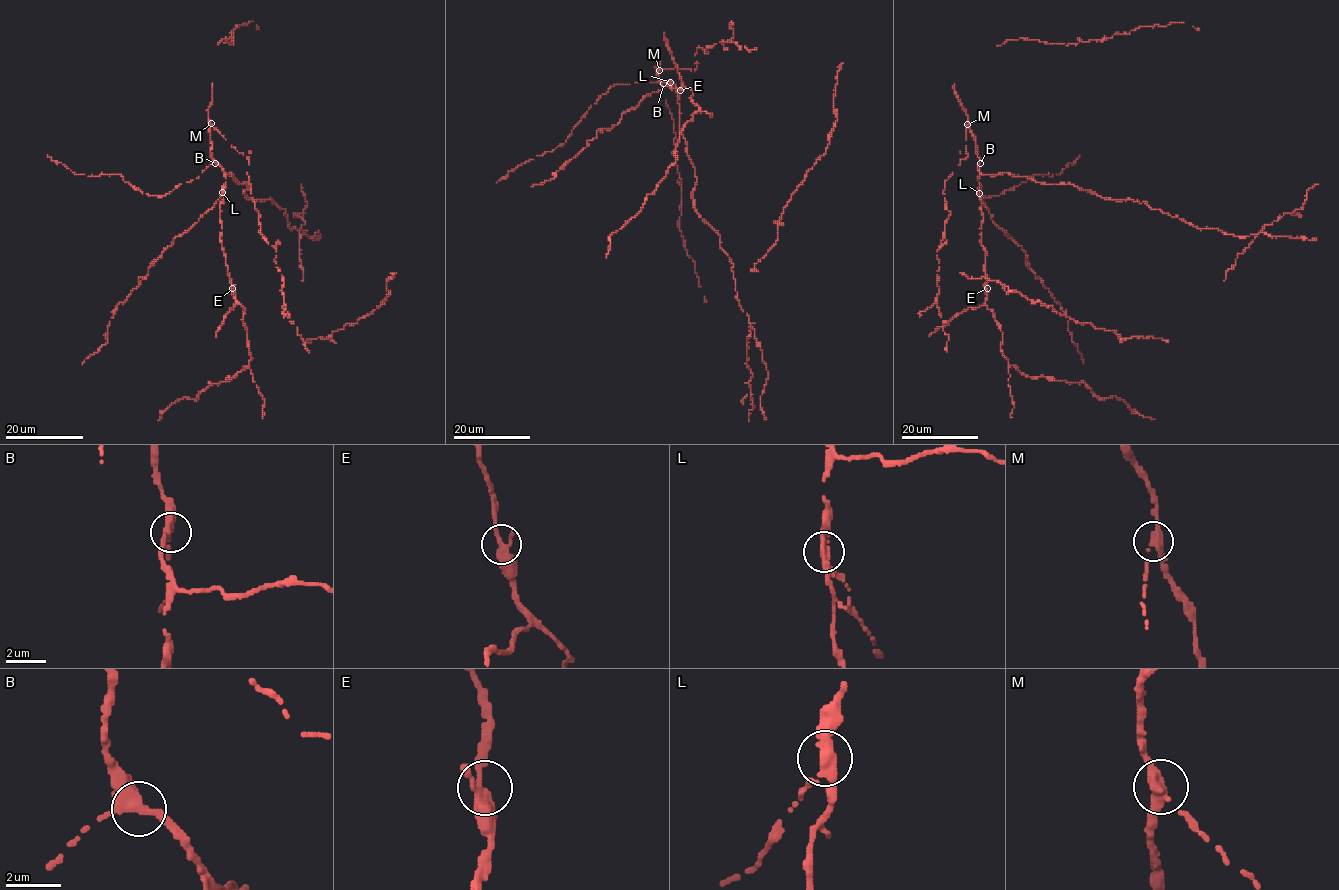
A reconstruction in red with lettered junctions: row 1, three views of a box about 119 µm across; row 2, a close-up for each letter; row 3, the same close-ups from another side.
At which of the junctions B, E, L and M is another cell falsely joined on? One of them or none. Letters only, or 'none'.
L

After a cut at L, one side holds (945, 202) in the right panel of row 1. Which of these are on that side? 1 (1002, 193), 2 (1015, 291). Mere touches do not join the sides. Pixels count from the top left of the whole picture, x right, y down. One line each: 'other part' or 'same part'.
1: same part
2: same part

